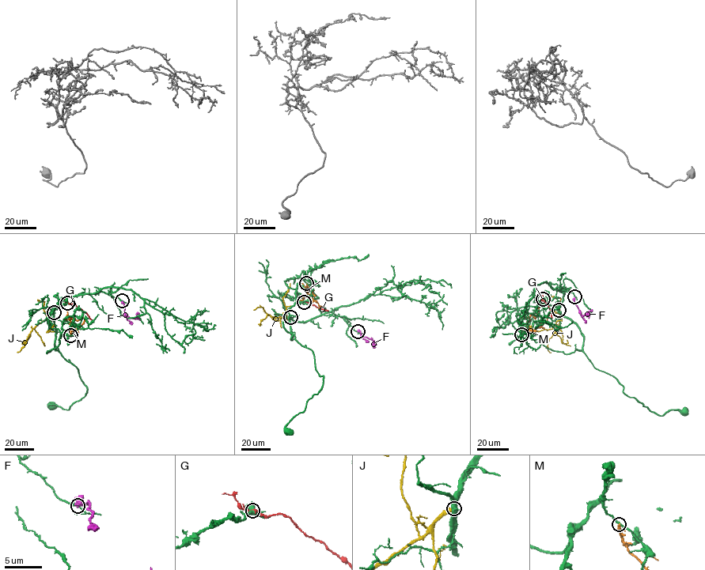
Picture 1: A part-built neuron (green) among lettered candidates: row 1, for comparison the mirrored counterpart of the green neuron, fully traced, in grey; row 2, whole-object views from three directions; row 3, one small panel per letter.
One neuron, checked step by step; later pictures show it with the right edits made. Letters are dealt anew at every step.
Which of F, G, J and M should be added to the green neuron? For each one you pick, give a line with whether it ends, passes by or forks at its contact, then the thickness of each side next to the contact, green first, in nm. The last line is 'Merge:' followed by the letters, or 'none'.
Merge: none

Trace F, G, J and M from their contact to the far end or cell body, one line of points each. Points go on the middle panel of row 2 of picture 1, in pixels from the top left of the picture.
F: (358, 332), (373, 340), (372, 345), (375, 347)
G: (304, 302), (328, 311)
J: (289, 317), (271, 317), (262, 307), (253, 310)
M: (306, 283), (312, 298), (321, 307), (318, 308)

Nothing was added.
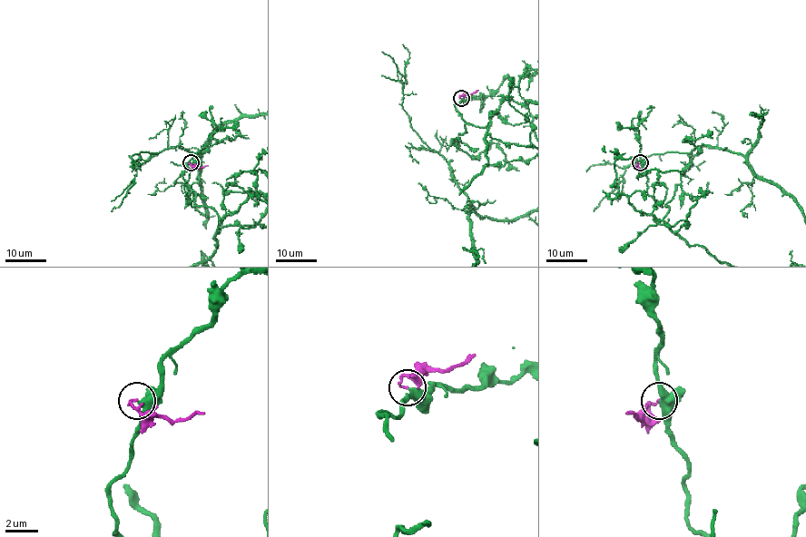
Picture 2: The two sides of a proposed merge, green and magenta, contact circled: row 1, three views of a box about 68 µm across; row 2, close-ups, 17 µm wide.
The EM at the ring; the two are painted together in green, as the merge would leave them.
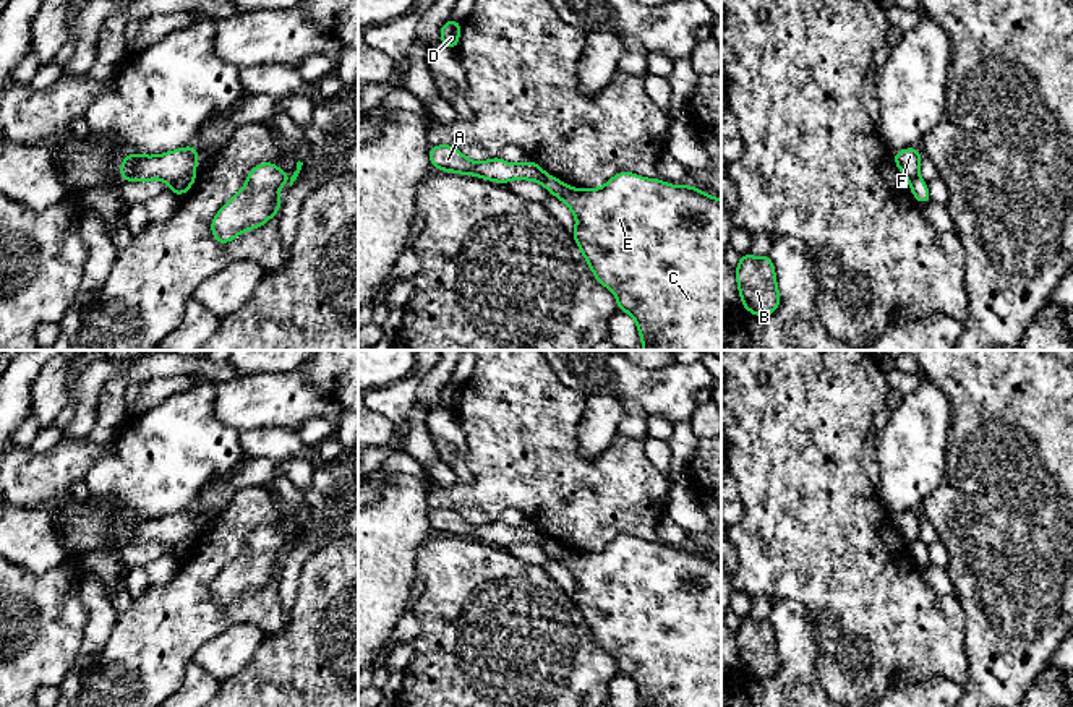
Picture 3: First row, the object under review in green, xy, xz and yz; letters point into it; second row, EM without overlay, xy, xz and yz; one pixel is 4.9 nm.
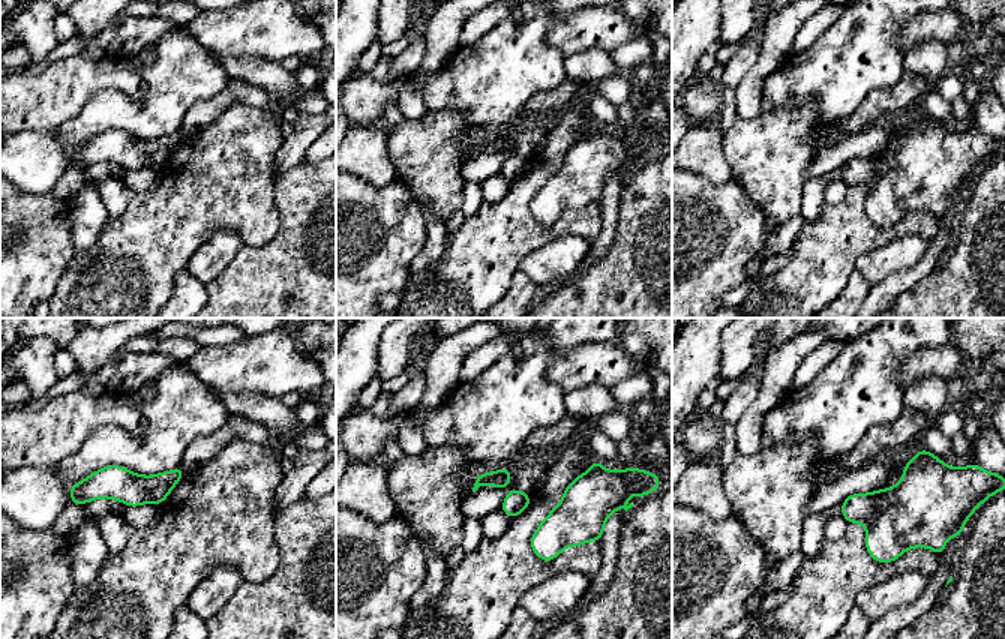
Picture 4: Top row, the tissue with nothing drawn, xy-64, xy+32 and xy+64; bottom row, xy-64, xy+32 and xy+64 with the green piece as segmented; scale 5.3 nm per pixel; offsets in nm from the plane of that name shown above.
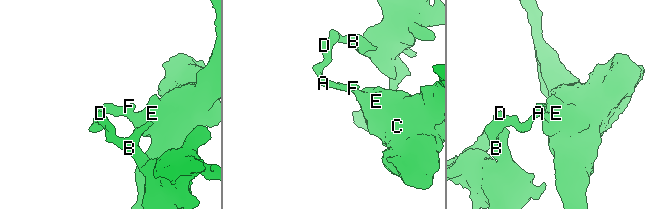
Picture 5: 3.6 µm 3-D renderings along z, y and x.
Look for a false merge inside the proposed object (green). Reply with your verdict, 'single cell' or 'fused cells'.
fused cells

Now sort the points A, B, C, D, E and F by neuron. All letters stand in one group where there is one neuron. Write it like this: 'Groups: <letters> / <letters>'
Groups: A B D F / C E

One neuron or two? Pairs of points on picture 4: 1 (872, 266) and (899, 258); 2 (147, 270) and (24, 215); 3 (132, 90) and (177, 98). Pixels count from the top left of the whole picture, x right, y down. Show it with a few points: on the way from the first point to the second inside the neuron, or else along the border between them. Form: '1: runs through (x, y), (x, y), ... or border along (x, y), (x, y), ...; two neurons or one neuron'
1: runs through (878, 264), (893, 258); one neuron
2: border along (77, 252), (57, 282); two neurons
3: border along (128, 60), (144, 83), (144, 93), (135, 102); two neurons

